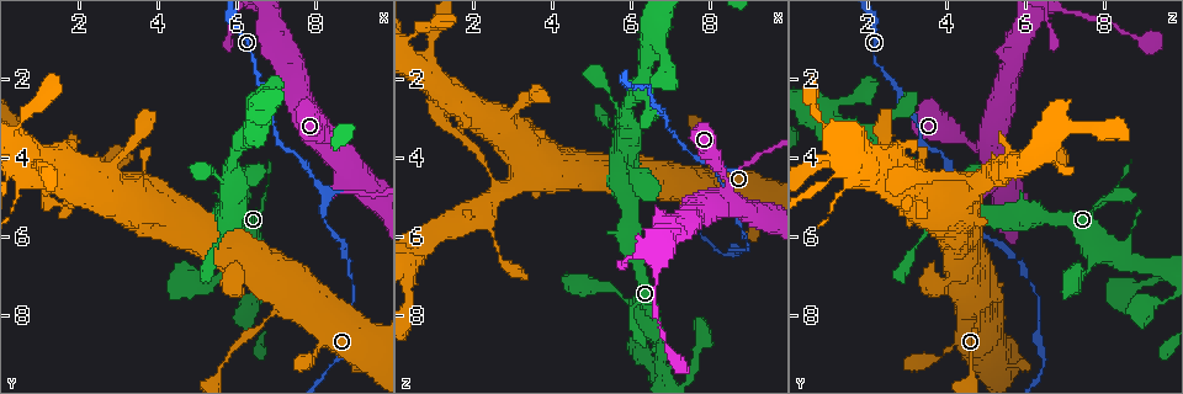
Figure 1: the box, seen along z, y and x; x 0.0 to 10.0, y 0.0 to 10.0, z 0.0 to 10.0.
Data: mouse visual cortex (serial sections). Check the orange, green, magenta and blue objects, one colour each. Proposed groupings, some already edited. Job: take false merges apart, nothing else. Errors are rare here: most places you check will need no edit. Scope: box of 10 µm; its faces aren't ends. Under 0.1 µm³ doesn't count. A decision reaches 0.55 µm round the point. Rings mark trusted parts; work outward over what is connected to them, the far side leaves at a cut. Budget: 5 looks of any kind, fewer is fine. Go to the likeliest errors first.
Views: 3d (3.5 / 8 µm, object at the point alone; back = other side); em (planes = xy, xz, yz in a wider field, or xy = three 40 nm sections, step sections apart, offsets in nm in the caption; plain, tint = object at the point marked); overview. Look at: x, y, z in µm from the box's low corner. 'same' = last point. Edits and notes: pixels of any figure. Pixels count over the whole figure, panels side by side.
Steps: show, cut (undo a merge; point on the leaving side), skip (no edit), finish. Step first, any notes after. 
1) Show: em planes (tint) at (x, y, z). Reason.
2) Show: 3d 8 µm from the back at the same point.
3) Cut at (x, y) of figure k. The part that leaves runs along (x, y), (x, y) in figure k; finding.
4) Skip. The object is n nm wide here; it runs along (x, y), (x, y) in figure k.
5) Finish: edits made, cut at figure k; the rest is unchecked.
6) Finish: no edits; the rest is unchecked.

Show: 3d 3.5 µm at (8.45, 4.75, 5.25). Sudden change in width.

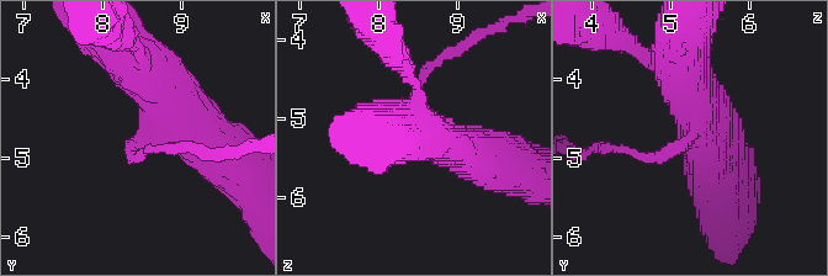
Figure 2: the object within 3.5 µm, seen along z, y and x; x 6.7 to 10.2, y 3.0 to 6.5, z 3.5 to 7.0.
Show: em planes (tint) at (8.45, 4.75, 5.20). 3 arms meet here; the arms are 150, 600, 600 nm wide; now the EM.

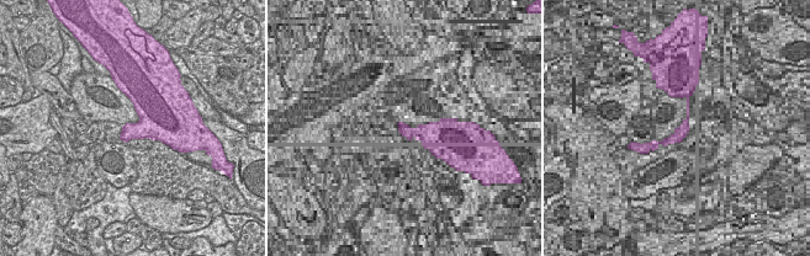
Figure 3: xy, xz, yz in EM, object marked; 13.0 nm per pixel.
Skip. It runs along (672, 60), (696, 128), (659, 159), (621, 150) in figure 2; all the same cell.

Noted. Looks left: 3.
Show: 3d 8 µm at (6.80, 8.10, 4.80). Narrows sharply.

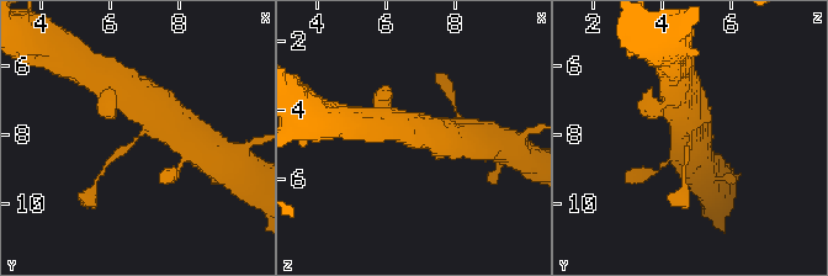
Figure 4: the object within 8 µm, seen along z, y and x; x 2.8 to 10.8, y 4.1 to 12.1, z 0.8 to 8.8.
Show: 3d 3.5 µm at the same point. Zoom in.

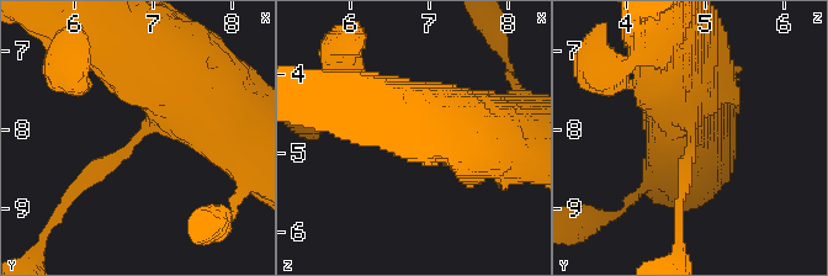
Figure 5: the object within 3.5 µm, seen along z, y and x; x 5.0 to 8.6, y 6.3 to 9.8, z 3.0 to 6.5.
Show: em xy step 2 (tint) at (6.80, 8.15, 4.85). Need the tissue.

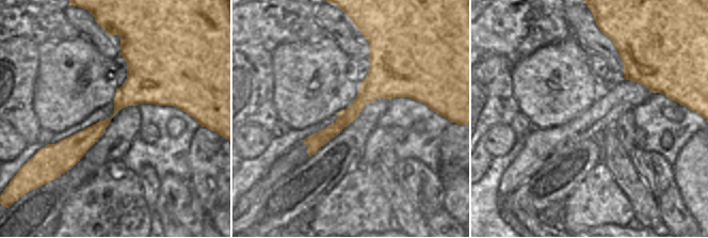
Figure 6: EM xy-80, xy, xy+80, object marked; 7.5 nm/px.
Skip. It runs along (164, 73), (132, 92), (60, 164) in figure 6; all the same cell.

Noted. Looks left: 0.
Finish: no edits; the rest is unchecked.

